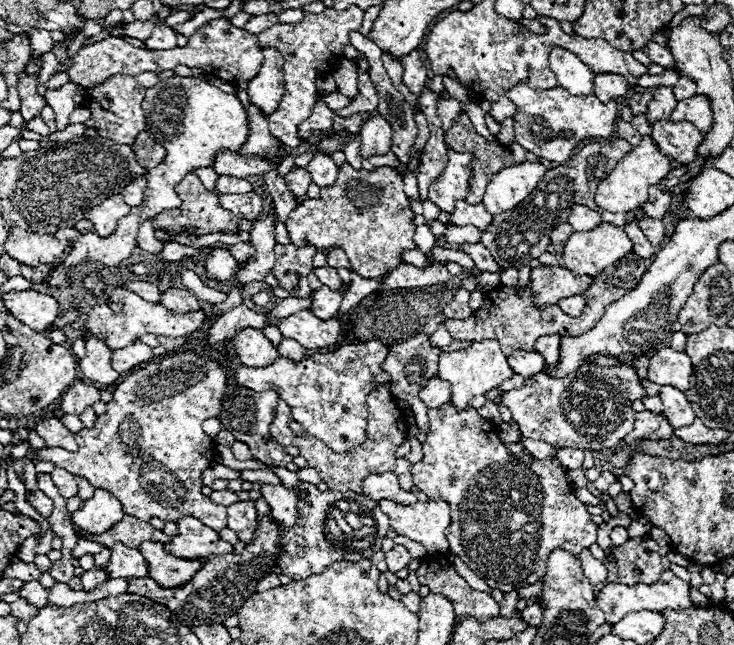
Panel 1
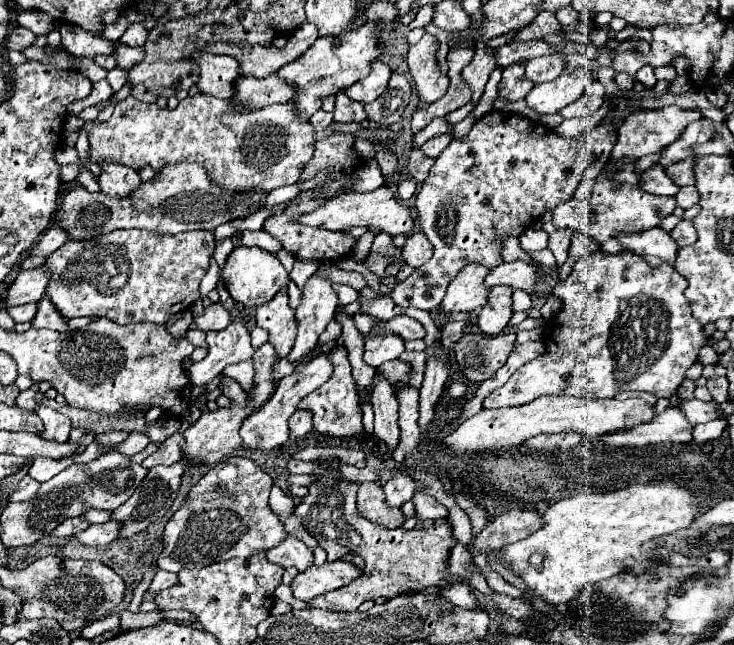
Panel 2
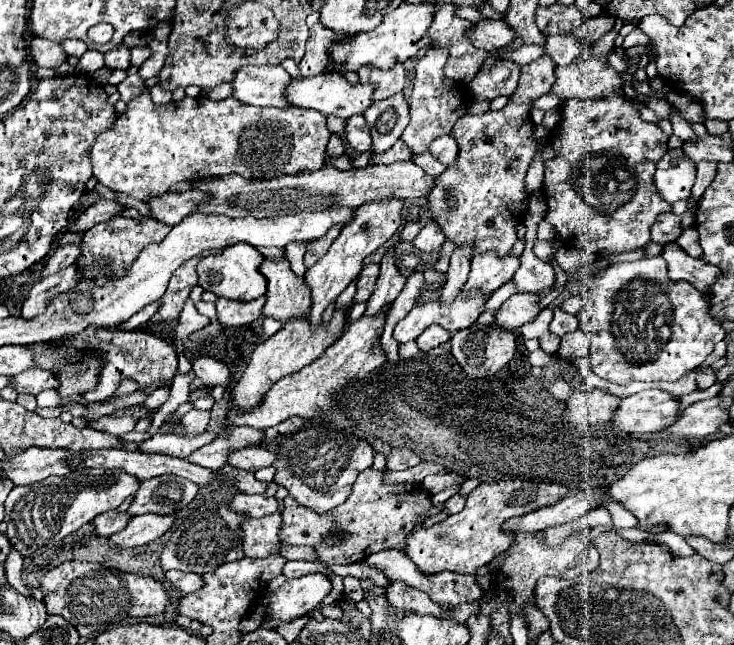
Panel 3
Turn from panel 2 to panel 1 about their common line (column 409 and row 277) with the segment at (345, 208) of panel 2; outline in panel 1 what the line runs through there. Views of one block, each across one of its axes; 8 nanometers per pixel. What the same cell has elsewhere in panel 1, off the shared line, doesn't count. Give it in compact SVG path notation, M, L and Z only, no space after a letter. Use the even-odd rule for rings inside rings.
M214 248L204 262L206 268L206 276L210 280L218 280L218 282L226 282L232 280L234 274L238 272L238 262L234 260L234 256L228 252L228 248Z

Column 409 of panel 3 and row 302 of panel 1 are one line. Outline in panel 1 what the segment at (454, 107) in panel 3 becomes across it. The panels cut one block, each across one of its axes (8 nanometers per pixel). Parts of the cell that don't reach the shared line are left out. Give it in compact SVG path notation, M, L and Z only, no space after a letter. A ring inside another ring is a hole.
M114 288L110 292L110 300L122 300L126 306L120 314L114 314L106 302L96 302L92 306L92 310L86 314L86 330L92 330L92 334L96 334L98 338L102 338L106 342L106 346L110 346L112 350L128 346L130 342L134 342L134 338L142 336L142 334L154 334L154 336L168 336L168 338L178 338L178 336L188 336L200 328L204 328L208 324L206 318L206 310L200 308L196 312L186 312L186 314L176 314L166 310L162 304L150 304L144 302L140 296L136 296L134 292L126 290L126 288Z

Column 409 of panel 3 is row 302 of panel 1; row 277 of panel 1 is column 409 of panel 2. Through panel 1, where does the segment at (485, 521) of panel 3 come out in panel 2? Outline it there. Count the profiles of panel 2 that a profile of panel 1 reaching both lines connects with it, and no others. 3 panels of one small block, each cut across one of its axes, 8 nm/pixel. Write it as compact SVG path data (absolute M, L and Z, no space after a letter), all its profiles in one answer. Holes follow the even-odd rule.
M322 474L316 484L308 486L308 496L294 510L306 532L314 536L324 550L334 550L334 542L342 542L346 550L354 550L366 562L366 573L362 577L338 590L308 600L308 606L326 608L332 612L354 612L362 602L378 596L388 600L410 590L446 586L446 560L456 544L450 524L446 520L436 520L428 530L382 528L356 512L356 492L358 486L354 482L342 482L334 478L334 474Z

